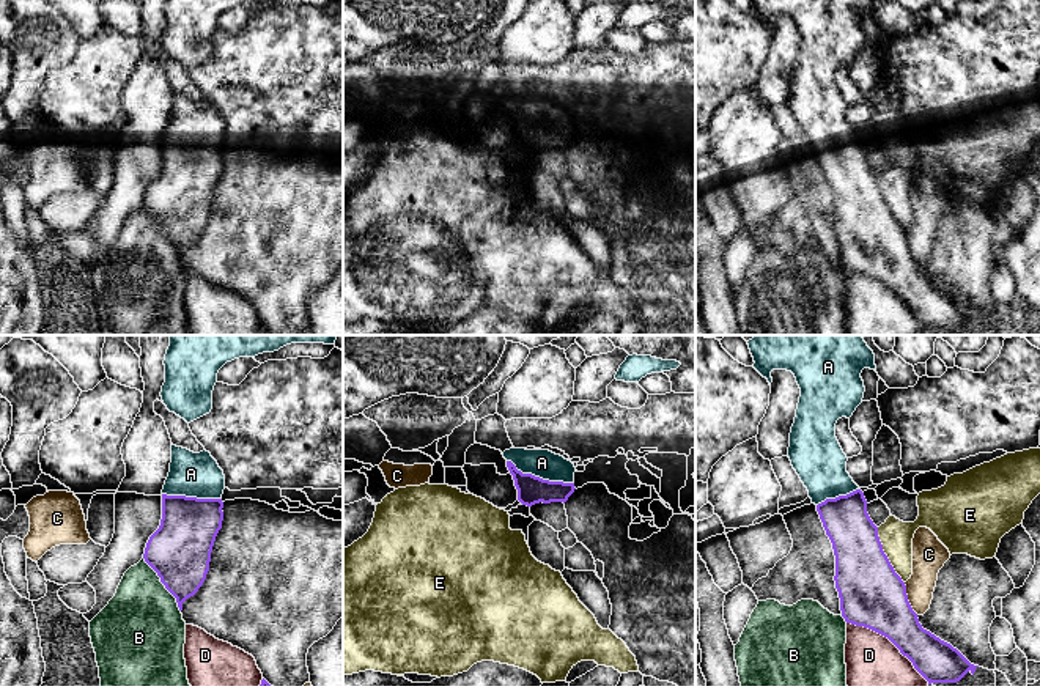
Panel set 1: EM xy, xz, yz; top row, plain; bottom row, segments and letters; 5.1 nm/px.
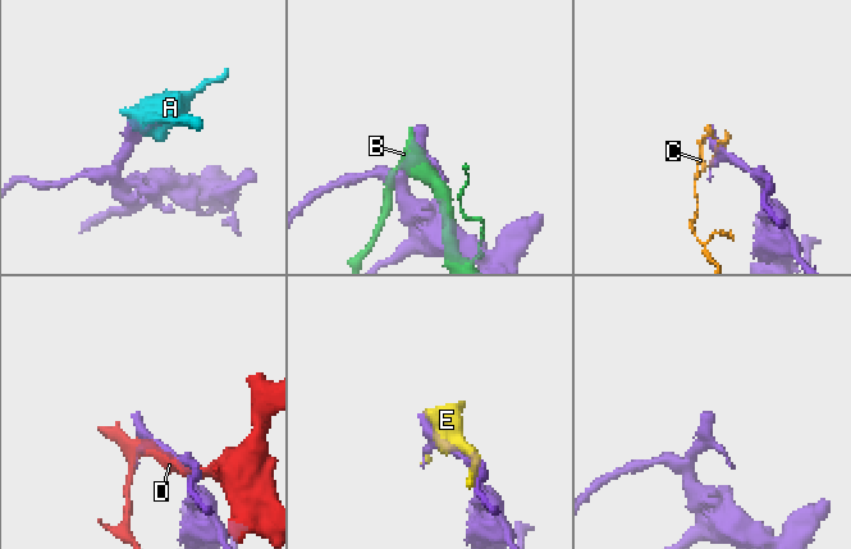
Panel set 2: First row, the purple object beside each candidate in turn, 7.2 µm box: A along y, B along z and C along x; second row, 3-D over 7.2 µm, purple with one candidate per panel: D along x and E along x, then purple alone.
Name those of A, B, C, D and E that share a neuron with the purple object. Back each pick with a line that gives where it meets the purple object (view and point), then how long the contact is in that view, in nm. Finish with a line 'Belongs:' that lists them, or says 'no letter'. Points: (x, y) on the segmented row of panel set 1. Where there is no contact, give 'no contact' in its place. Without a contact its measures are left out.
A: xz (538, 477) | 360 nm
Belongs: A

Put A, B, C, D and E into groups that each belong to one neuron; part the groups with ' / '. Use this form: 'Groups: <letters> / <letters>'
Groups: A / B / C / D / E

